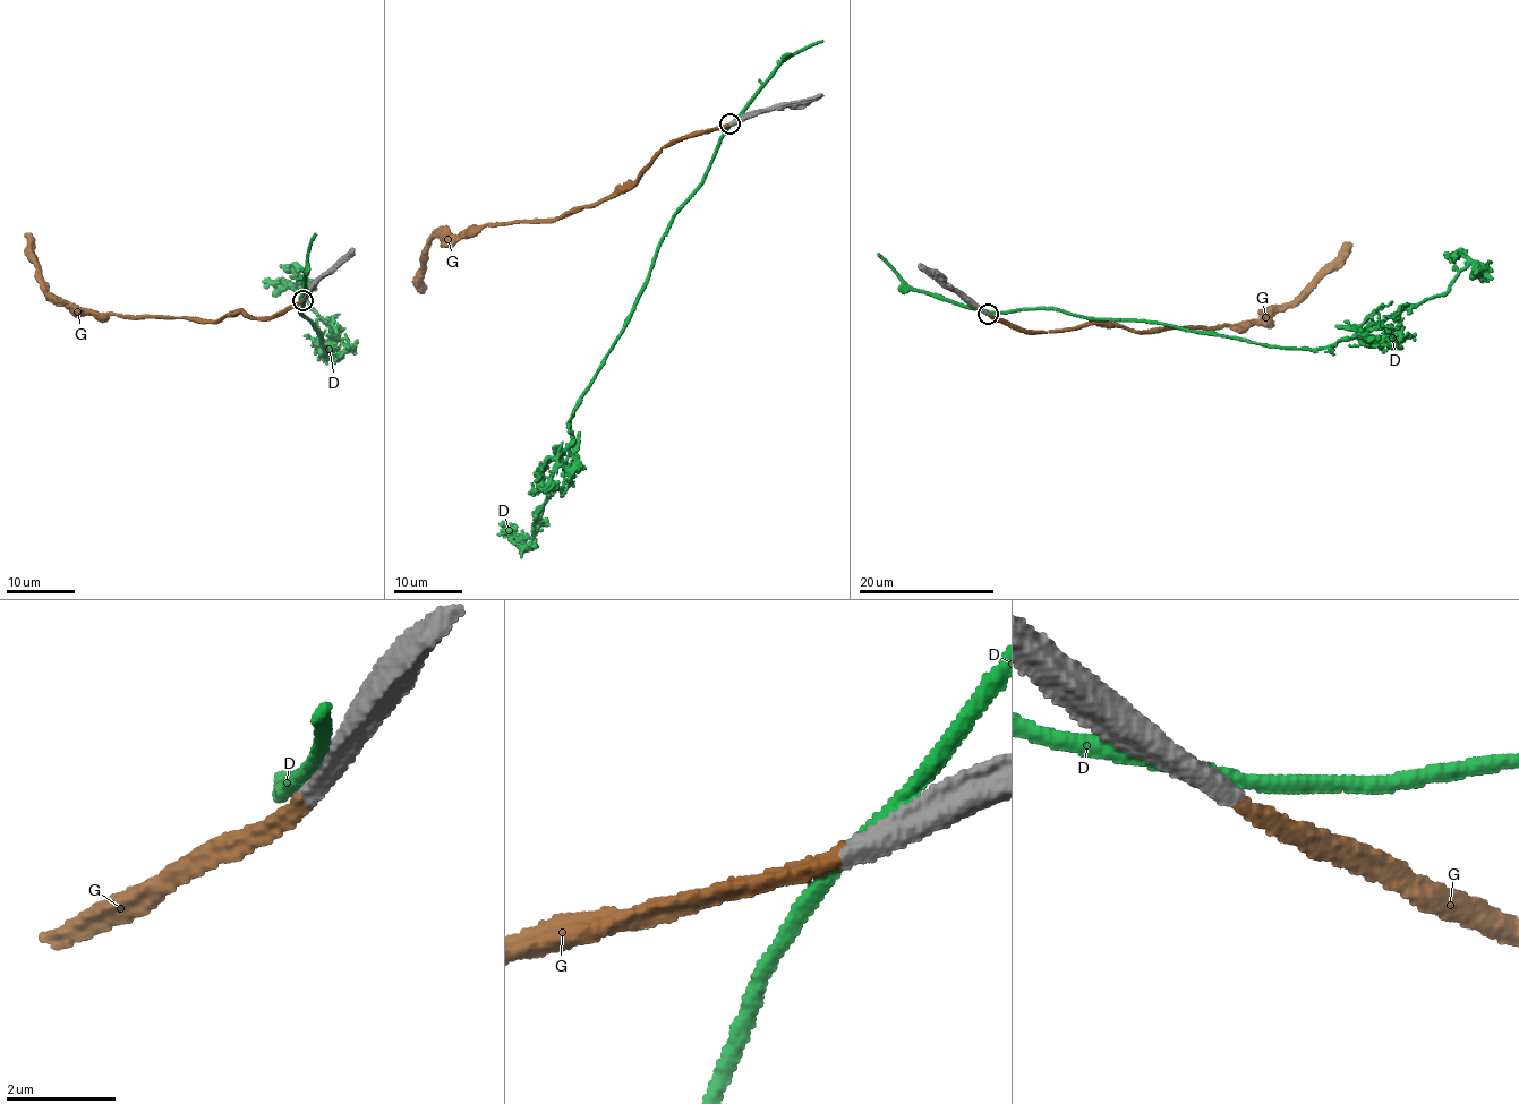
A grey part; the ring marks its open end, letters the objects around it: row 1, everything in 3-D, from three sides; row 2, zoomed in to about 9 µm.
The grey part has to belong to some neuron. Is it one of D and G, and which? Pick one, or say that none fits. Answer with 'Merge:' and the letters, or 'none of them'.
Merge: G

